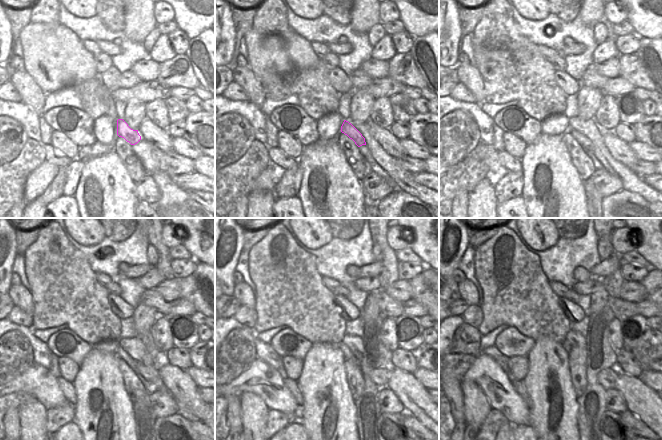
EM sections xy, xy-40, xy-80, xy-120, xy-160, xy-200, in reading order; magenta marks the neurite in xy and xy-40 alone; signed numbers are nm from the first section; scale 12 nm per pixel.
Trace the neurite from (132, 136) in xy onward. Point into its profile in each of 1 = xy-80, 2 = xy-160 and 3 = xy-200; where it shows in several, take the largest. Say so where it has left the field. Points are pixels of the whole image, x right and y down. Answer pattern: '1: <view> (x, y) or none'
1: xy-80 (578, 136)
2: xy-160 (381, 377)
3: xy-200 (607, 378)

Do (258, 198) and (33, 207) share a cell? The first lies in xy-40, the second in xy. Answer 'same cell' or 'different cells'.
same cell

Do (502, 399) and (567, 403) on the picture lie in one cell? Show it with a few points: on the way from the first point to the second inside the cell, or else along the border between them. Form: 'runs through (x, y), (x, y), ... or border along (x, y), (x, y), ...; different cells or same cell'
border along (528, 405), (529, 423); different cells

